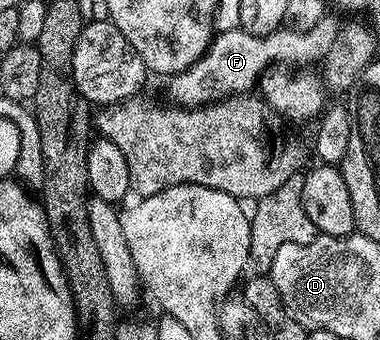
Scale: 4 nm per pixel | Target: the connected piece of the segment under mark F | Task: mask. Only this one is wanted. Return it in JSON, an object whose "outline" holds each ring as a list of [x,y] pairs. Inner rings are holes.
{"outline":[[[324,16],[308,30],[280,28],[272,34],[253,36],[238,28],[223,28],[211,39],[211,47],[202,54],[188,70],[170,75],[166,79],[167,94],[179,108],[210,106],[235,94],[245,94],[256,89],[257,83],[272,69],[274,62],[284,62],[287,68],[307,68],[310,62],[322,63],[325,52],[329,52],[337,36],[340,19]],[[256,81],[256,82],[255,82]]]}

